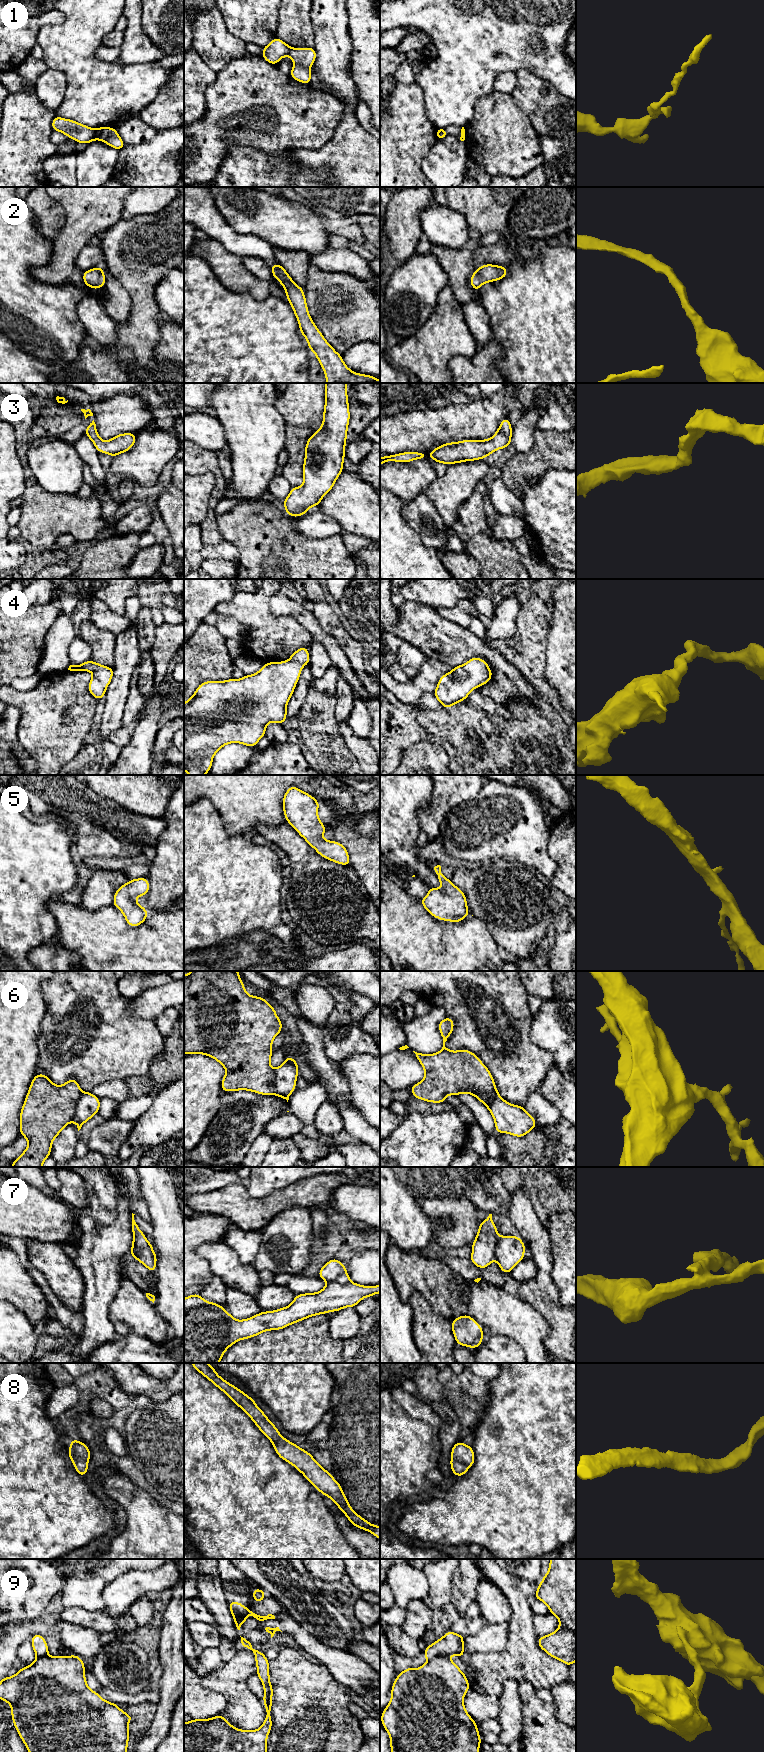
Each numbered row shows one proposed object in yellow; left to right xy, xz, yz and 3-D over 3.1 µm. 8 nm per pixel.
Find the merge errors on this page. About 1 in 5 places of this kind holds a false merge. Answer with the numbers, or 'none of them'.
1, 6, 7, 9

